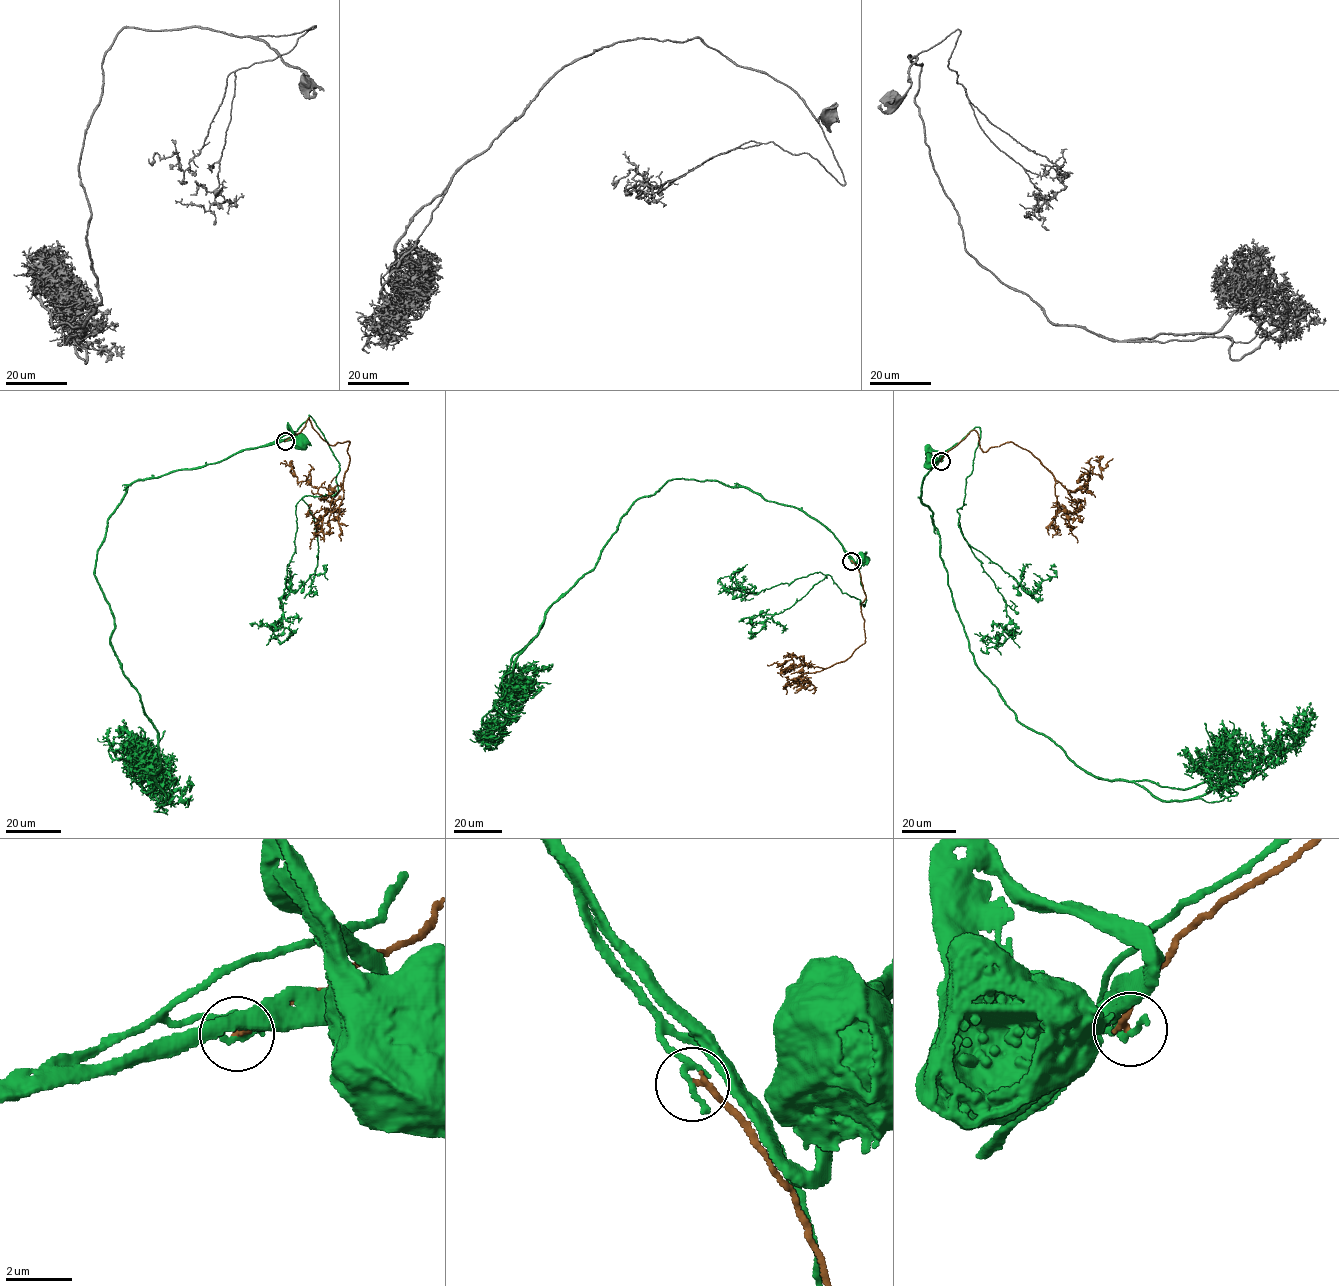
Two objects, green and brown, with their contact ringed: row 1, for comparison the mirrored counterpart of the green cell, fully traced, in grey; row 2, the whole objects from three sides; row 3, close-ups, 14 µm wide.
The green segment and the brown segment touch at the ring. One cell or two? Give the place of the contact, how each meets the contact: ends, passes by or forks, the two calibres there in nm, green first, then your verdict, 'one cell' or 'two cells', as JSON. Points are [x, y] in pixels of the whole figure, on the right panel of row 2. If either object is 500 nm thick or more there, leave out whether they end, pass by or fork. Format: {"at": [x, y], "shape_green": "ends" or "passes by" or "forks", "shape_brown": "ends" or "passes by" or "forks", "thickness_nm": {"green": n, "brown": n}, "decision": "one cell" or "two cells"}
{"at": [941, 461], "shape_green": "ends", "shape_brown": "ends", "thickness_nm": {"green": 220, "brown": 200}, "decision": "two cells"}

